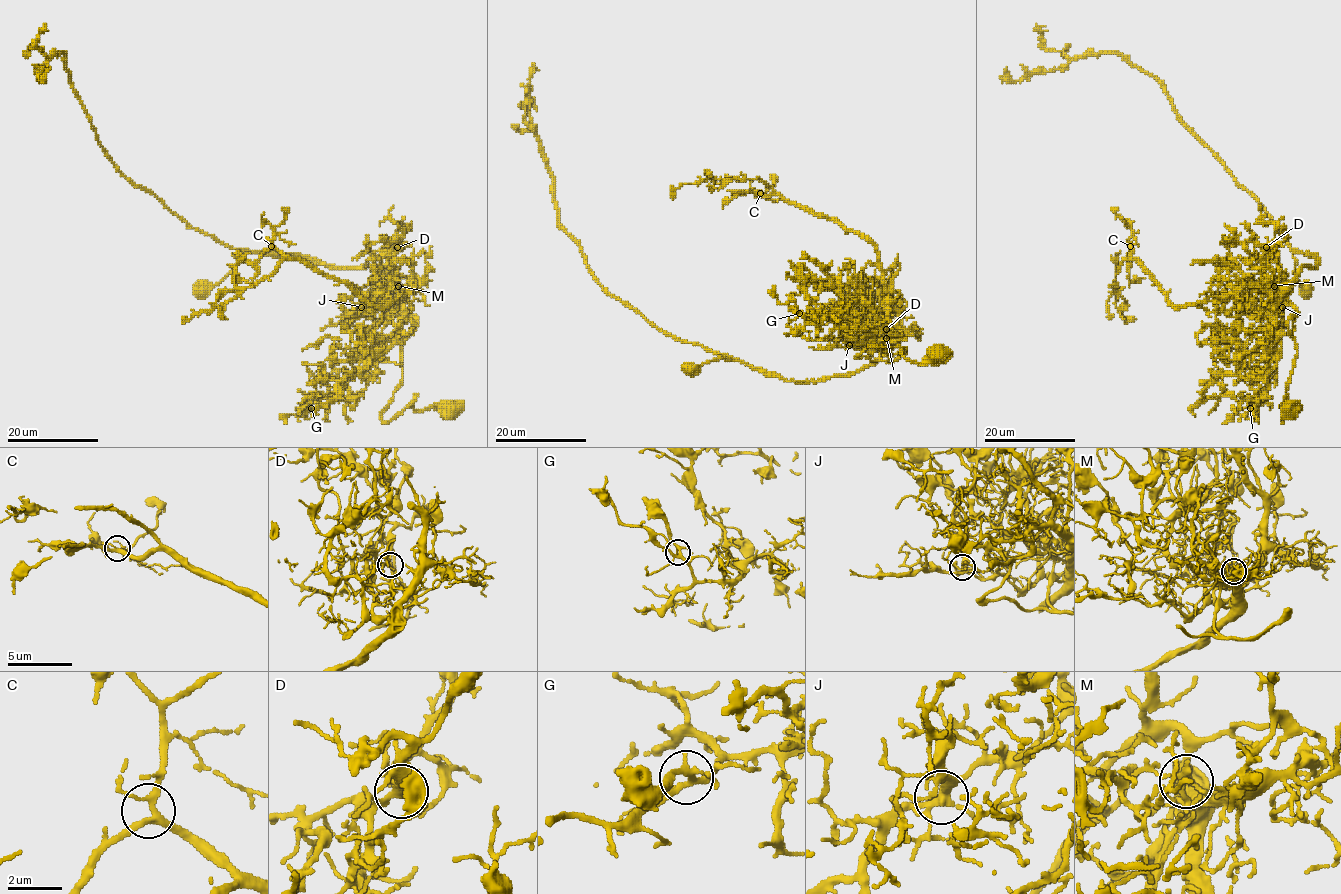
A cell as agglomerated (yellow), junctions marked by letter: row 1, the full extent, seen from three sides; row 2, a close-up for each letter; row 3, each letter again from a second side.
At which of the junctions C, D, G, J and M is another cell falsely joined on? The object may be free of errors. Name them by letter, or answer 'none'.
M

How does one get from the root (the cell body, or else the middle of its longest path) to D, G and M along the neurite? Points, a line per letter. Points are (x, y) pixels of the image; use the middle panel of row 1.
D: (937, 355), (913, 362), (899, 346), (871, 345), (890, 360), (905, 351), (883, 361), (878, 327), (886, 329)
G: (937, 355), (874, 344), (905, 352), (857, 357), (866, 344), (832, 315), (799, 313)
M: (937, 355), (913, 362), (899, 346), (871, 345), (887, 350), (890, 360), (905, 351), (883, 361), (887, 337)

